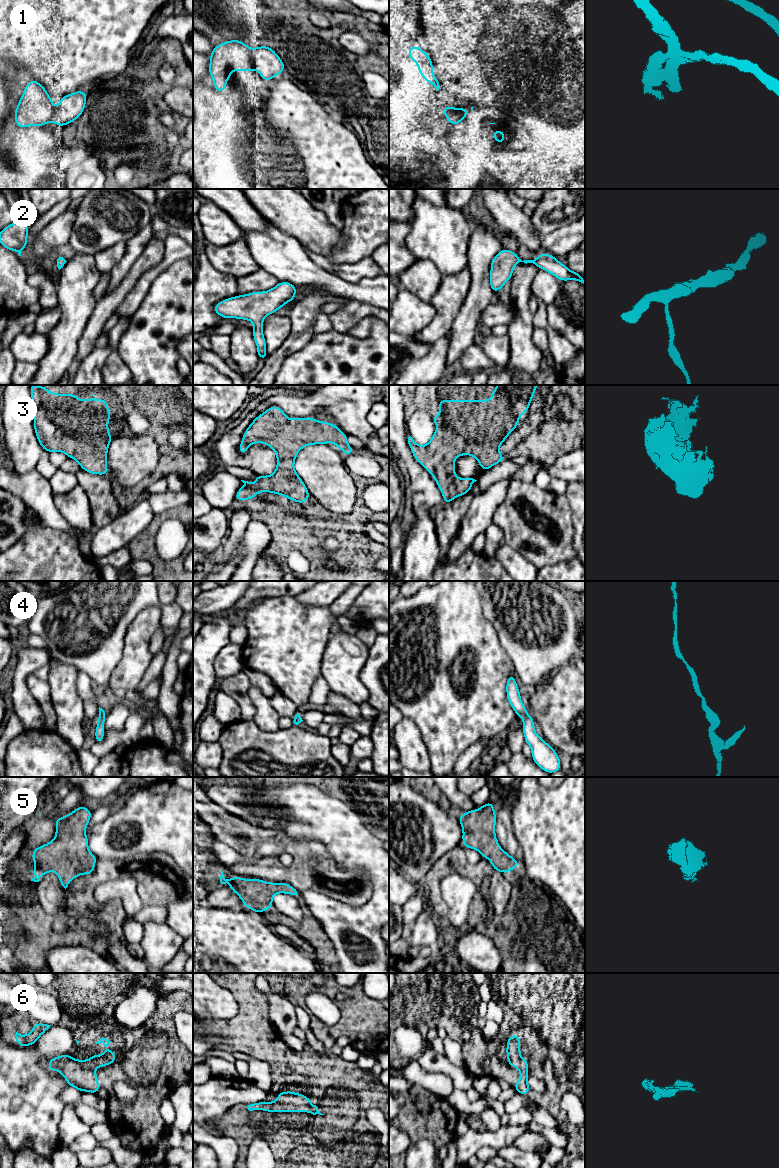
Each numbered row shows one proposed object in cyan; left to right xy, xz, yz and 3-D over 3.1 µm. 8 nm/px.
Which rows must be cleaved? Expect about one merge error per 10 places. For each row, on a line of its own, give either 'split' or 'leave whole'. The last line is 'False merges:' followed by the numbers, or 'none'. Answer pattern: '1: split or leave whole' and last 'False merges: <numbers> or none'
1: leave whole
2: leave whole
3: leave whole
4: leave whole
5: leave whole
6: leave whole
False merges: none

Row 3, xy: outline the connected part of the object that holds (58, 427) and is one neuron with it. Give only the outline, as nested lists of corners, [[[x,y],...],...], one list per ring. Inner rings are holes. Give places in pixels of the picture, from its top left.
[[[30,385],[30,393],[33,404],[33,416],[34,416],[34,429],[36,437],[44,449],[47,452],[60,451],[75,459],[81,469],[91,473],[99,475],[107,475],[107,452],[108,446],[112,440],[112,435],[108,433],[107,421],[112,417],[111,412],[107,407],[107,398],[100,401],[98,398],[78,400],[77,394],[56,394],[54,391],[47,392],[46,386],[34,386]]]

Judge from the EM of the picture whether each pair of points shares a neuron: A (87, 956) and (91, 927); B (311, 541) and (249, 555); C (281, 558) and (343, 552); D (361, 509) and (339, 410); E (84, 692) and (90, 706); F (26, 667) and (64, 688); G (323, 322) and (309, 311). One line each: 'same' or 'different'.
A: different
B: different
C: same
D: different
E: different
F: different
G: different

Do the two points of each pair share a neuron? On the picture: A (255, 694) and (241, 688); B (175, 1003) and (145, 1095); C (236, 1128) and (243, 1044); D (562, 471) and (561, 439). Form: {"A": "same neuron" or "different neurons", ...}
{"A": "different neurons", "B": "same neuron", "C": "same neuron", "D": "different neurons"}

